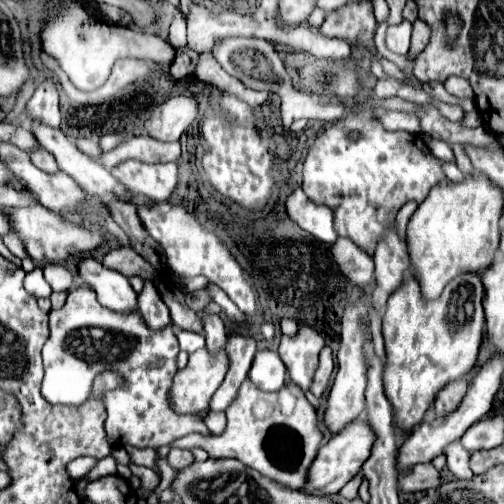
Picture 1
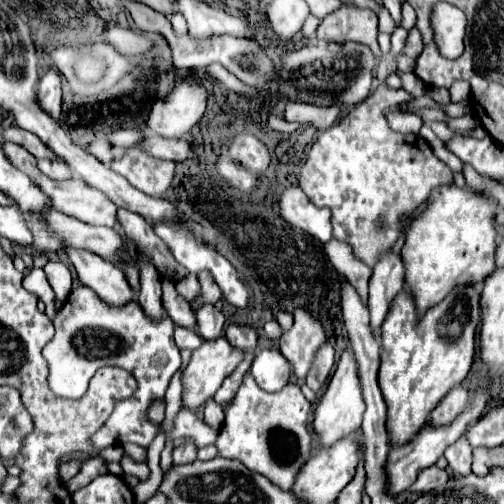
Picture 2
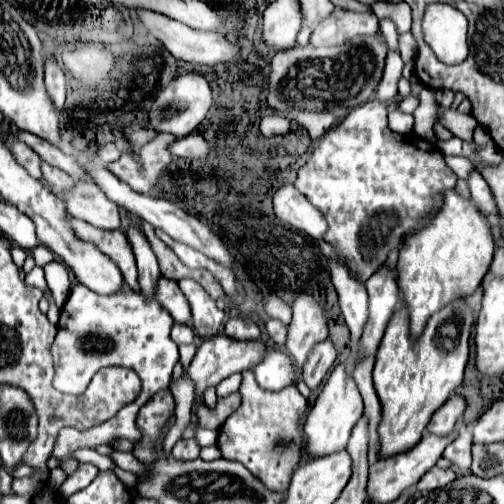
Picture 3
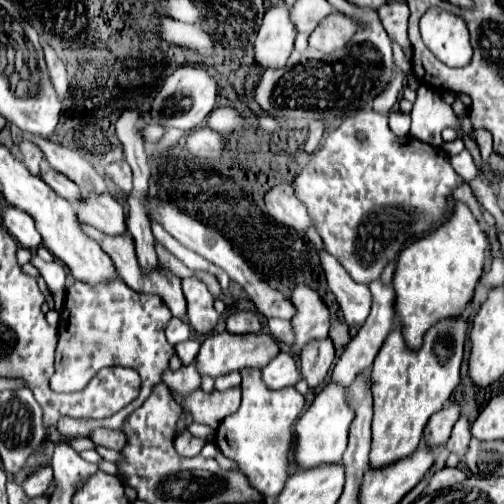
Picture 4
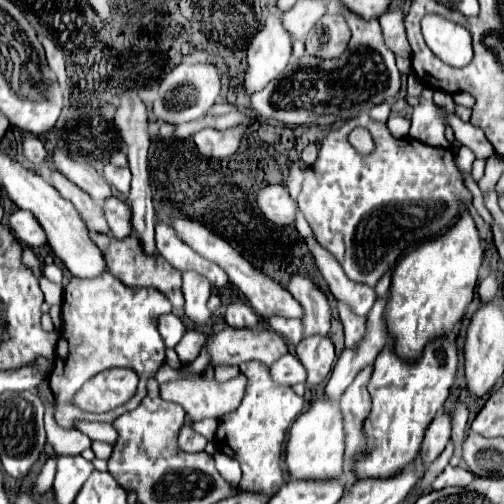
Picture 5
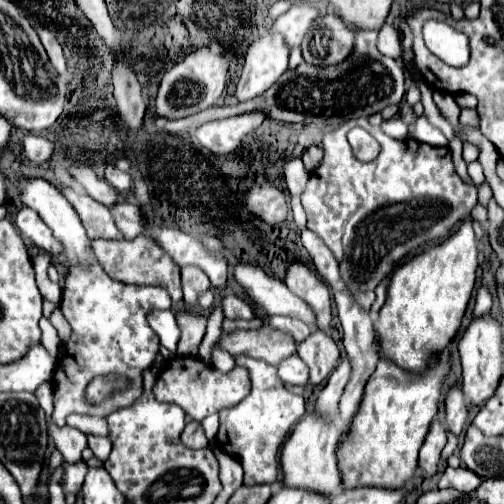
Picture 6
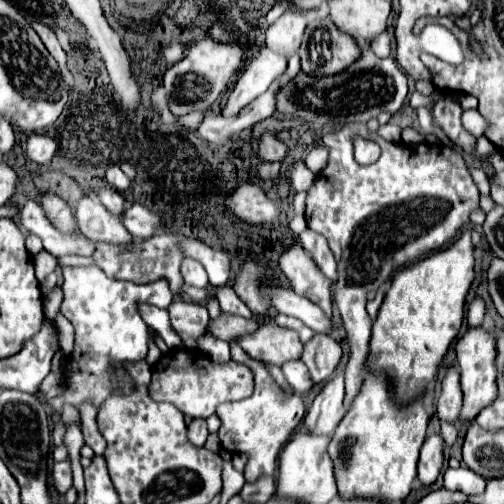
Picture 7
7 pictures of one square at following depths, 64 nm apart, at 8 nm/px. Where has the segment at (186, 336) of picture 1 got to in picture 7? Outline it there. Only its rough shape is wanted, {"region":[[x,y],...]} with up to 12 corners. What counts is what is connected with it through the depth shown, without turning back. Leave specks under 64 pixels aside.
{"region":[[156,306],[140,308],[144,322],[178,350],[180,336],[170,324],[168,310]]}

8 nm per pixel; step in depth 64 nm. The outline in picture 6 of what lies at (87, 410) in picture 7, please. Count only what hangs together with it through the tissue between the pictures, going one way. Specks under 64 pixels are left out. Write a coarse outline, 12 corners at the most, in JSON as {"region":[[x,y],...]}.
{"region":[[88,436],[88,446],[98,460],[106,460],[110,440]]}

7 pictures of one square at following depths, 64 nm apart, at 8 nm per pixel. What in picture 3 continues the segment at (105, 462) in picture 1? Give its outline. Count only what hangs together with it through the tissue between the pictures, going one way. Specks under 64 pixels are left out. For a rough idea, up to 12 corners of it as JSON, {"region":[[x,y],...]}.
{"region":[[80,464],[60,486],[64,496],[86,488],[96,478],[94,464]]}

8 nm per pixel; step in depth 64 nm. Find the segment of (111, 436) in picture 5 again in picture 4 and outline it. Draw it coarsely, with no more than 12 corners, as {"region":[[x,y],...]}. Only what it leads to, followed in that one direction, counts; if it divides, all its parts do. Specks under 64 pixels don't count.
{"region":[[92,432],[98,446],[118,450],[126,444],[120,432]]}

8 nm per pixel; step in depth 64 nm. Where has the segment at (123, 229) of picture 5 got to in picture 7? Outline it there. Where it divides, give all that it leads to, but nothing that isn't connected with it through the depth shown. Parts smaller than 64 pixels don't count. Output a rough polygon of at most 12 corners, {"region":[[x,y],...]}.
{"region":[[142,204],[122,212],[122,224],[136,240],[160,226],[160,216]]}

